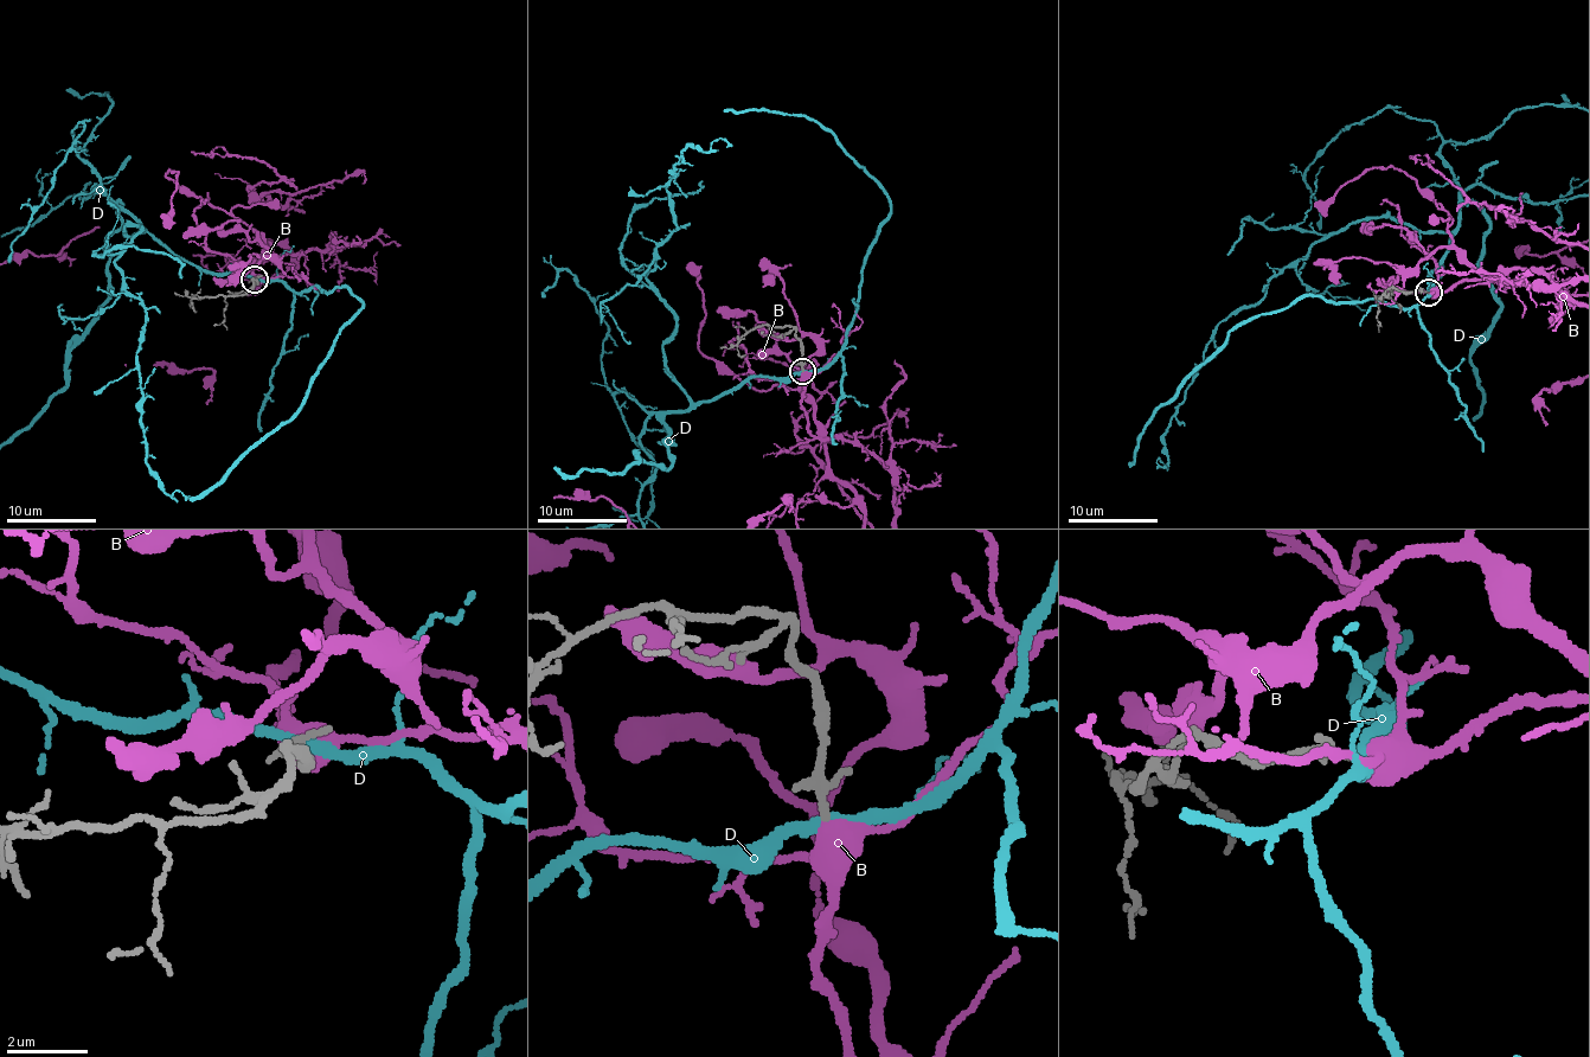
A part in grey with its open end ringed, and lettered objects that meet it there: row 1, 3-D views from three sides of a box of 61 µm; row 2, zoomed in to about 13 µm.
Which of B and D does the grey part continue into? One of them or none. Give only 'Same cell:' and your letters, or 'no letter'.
Same cell: B

